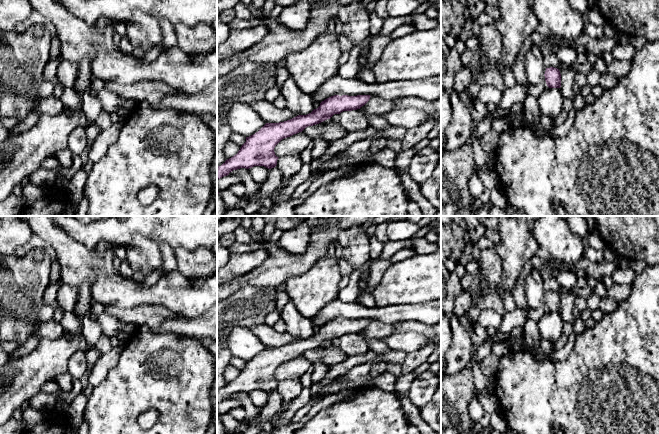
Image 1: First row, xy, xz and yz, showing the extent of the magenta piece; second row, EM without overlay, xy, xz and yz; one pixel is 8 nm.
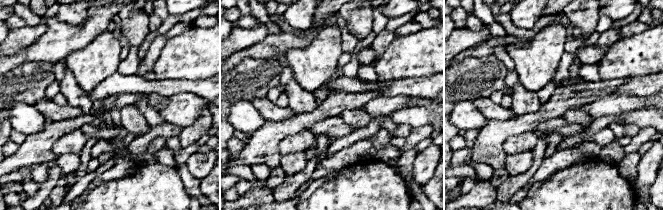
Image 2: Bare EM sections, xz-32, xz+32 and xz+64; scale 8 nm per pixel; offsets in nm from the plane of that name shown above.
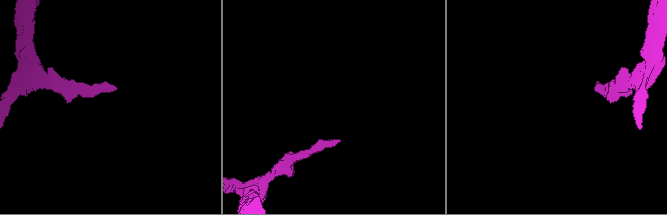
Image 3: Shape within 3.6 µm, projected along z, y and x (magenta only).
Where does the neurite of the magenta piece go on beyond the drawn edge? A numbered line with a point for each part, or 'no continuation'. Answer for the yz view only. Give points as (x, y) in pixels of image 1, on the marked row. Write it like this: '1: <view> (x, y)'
1: yz (511, 95)

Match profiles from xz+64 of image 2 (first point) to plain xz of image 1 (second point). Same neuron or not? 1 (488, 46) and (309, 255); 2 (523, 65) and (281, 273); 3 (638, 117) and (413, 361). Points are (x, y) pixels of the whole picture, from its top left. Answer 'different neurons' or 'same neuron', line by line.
1: same neuron
2: different neurons
3: different neurons

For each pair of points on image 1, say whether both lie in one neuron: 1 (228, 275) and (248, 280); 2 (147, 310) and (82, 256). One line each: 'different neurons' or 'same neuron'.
1: different neurons
2: different neurons

